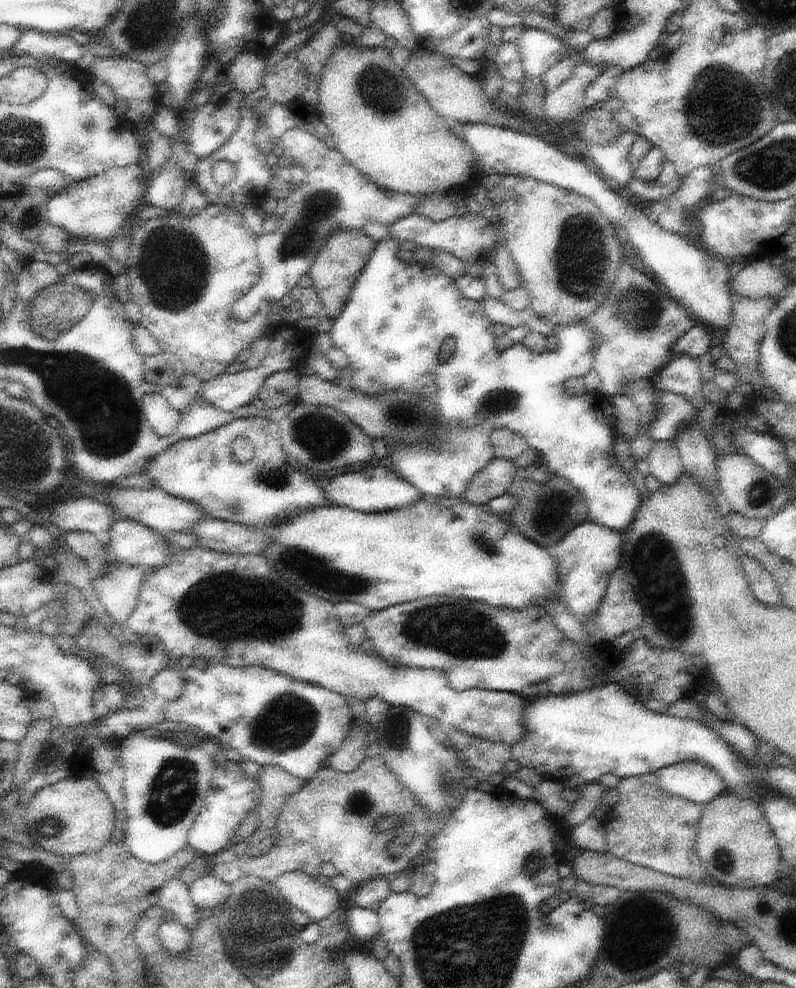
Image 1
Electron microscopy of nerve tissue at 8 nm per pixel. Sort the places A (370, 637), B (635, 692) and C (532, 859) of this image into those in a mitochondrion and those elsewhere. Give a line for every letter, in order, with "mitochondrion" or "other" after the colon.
A: other
B: other
C: other

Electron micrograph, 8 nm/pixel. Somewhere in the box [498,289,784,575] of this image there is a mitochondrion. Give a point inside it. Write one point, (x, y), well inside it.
(758, 496)

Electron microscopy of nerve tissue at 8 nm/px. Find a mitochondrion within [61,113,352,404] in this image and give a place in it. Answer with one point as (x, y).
(172, 267)

